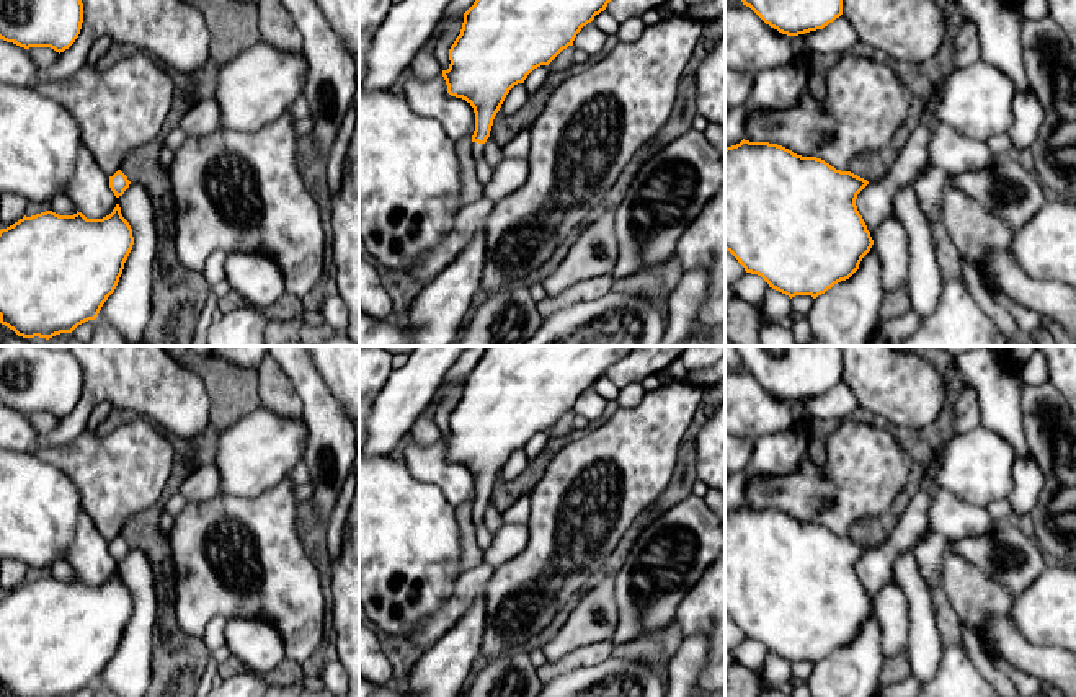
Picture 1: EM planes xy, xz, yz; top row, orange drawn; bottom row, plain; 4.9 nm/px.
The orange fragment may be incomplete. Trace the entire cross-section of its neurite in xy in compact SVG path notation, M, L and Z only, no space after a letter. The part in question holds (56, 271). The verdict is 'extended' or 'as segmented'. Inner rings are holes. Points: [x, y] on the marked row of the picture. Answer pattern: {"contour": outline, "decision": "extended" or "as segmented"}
{"contour": "M119 204L103 219L87 219L82 212L59 215L46 211L23 217L0 230L0 323L23 338L52 338L72 333L78 325L95 320L114 292L132 250L134 237Z", "decision": "as segmented"}

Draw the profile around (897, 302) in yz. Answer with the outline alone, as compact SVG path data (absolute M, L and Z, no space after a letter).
M905 287L883 294L878 320L888 322L911 310L909 295Z

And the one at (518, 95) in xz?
M518 83L506 95L500 111L505 114L513 114L519 111L526 104L527 100L529 100L529 93L524 83Z

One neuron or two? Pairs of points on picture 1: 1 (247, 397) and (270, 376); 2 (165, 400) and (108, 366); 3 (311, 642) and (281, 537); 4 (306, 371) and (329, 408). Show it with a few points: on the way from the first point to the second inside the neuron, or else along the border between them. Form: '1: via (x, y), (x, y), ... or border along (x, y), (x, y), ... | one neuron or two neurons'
1: border along (255, 371), (262, 405) | two neurons
2: via (151, 386), (128, 366), (123, 366) | one neuron
3: via (299, 616), (281, 585), (281, 563) | one neuron
4: via (307, 381), (319, 399) | one neuron

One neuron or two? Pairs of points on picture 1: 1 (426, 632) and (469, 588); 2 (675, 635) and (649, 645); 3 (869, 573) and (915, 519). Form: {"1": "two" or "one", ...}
{"1": "one", "2": "one", "3": "one"}

